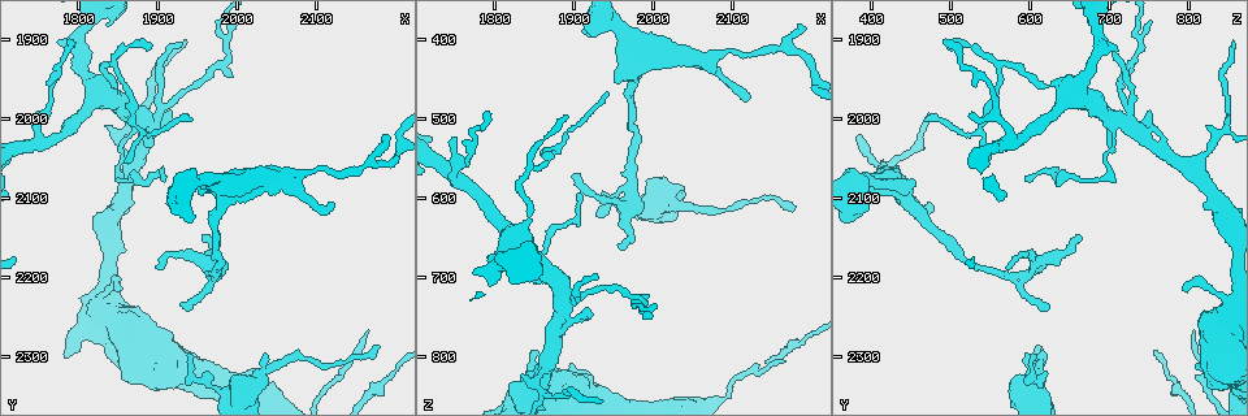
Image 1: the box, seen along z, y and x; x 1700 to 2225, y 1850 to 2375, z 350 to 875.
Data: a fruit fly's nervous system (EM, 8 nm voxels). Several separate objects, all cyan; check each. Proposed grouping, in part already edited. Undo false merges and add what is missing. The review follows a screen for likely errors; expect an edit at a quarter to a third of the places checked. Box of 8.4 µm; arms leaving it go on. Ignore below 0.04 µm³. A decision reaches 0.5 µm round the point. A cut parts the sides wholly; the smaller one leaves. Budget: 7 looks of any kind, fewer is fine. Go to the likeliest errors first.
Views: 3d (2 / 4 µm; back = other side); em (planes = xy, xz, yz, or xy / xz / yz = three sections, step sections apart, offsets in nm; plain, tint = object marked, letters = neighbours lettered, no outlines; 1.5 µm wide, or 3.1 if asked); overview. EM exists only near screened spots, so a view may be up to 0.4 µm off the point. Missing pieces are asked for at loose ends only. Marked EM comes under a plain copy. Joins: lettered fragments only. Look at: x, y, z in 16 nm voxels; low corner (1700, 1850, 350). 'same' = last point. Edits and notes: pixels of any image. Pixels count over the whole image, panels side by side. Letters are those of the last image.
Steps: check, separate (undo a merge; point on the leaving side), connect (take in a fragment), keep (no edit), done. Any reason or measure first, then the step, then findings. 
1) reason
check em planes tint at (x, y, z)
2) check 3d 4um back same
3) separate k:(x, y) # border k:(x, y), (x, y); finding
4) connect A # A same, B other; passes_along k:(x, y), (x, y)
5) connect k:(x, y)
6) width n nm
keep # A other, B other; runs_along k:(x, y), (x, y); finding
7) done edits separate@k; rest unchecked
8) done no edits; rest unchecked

thick turns thin
check em planes tint at (1845, 1955, 610)

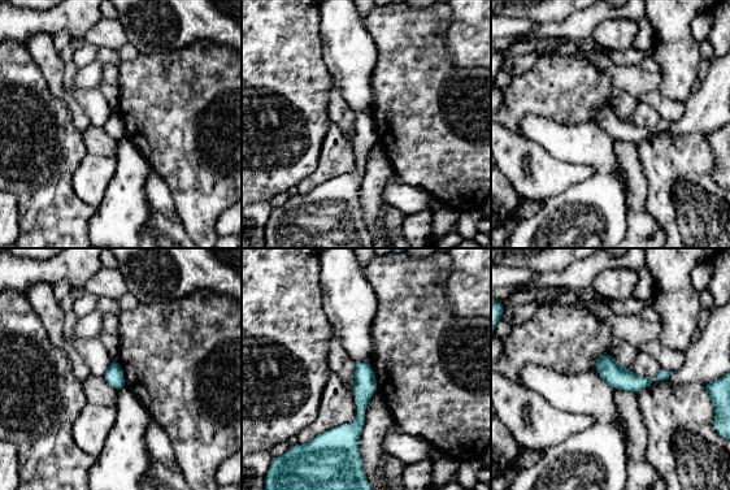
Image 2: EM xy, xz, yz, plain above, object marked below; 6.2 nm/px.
what lies round it
check em planes letters same

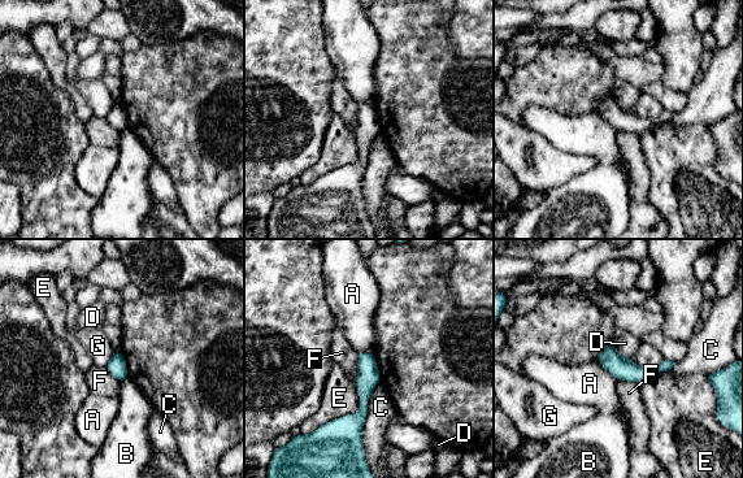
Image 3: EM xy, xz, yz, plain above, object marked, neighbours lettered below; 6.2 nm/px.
keep # A other, B other, C other, D other, E other, F other, G other; runs_along 3:(364, 355), (356, 440); continuous, no second cell

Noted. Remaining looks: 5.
abrupt turn
check em planes tint at (1980, 2190, 605)

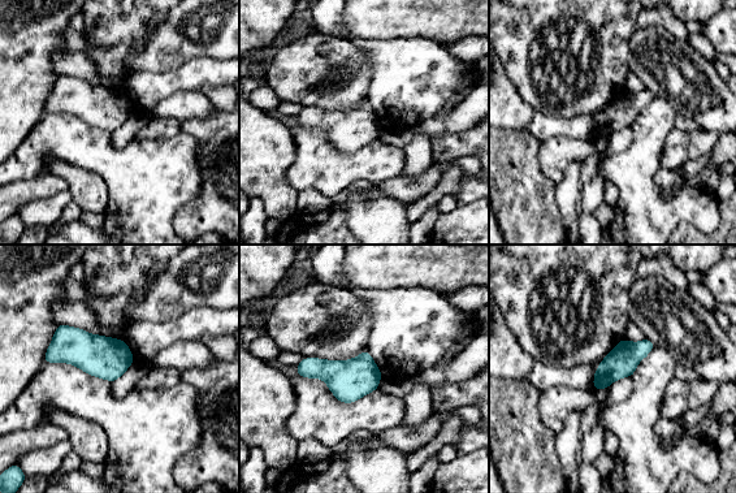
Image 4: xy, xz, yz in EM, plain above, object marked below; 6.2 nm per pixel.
check em planes letters same

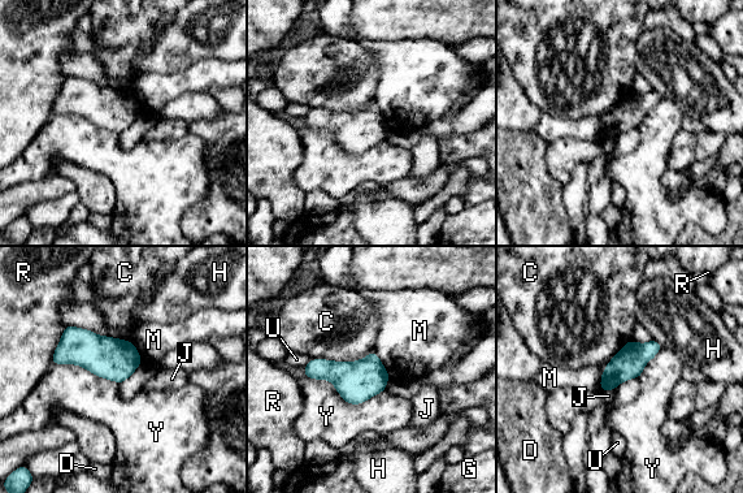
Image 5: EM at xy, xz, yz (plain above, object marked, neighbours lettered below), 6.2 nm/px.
keep # C other, D other, G other, H other, J other, M other, R other, U other, Y other; border 5:(374, 350), (350, 362), (312, 359); one cell here

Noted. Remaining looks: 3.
free end
check em yz step 8 letters at (1885, 1910, 500)

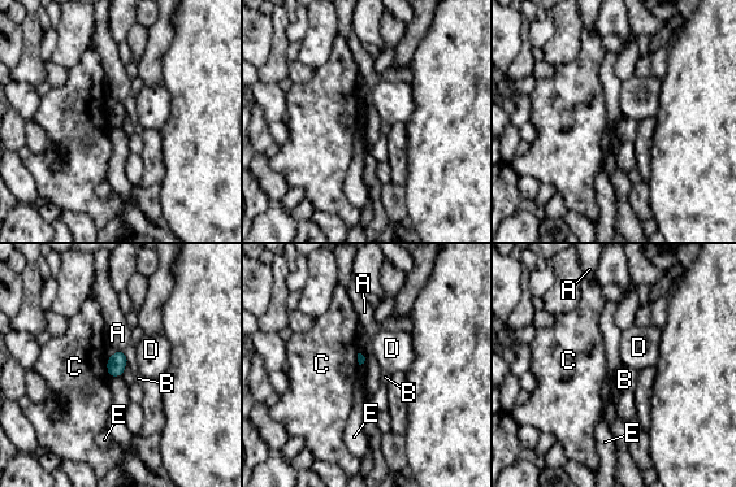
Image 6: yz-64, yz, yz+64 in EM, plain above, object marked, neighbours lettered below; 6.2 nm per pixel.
keep # A other, B other, C other, D other, E other; border 6:(105, 360), (108, 375); no lettered fragment goes on from it

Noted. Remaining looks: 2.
done no edits; rest unchecked

